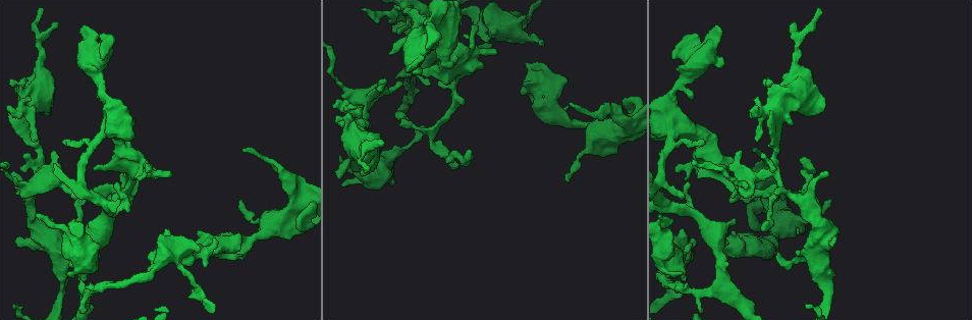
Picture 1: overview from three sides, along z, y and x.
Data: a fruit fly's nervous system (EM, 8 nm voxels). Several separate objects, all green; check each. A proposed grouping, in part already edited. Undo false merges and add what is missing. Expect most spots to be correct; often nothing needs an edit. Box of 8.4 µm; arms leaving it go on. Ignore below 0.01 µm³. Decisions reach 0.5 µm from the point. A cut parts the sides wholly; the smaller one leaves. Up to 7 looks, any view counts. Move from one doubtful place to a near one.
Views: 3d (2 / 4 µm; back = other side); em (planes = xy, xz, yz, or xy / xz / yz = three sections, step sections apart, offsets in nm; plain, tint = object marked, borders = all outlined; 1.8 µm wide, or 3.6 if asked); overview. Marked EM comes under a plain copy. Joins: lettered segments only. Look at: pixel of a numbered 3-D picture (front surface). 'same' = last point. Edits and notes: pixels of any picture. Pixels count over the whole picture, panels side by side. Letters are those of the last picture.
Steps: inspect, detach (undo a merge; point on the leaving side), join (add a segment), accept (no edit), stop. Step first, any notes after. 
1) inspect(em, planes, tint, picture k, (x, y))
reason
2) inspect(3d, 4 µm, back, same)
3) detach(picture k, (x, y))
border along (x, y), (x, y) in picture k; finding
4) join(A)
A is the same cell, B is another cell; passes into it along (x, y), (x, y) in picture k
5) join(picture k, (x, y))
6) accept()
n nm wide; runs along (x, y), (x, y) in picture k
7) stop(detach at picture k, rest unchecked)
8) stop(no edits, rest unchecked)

inspect(em, planes, borders, picture 1, (752, 151))
an open end

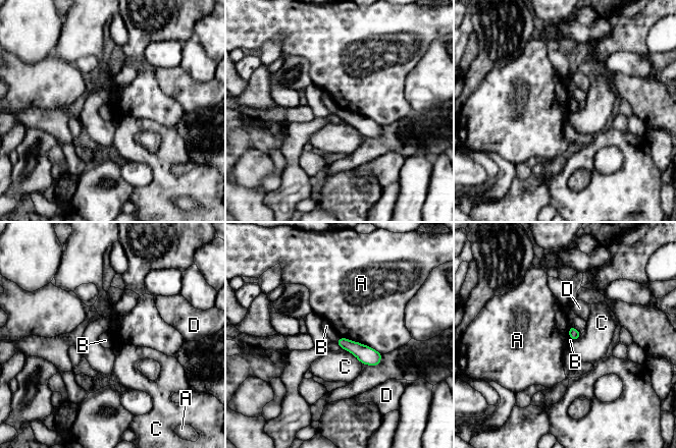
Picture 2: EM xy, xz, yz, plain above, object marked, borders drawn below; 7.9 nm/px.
join(B)
80 nm wide; B is the same cell, A, C and D are other cells; passes into it along (365, 354), (339, 339), (326, 326) in picture 2; the neuron continues

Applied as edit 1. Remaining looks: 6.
inspect(3d, 2 µm, picture 1, (698, 169))
calibre changes

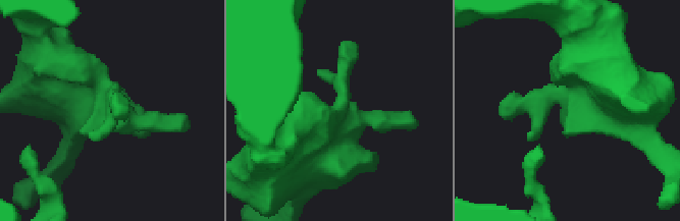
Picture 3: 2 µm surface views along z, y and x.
inspect(em, planes, borders, picture 3, (343, 104))
need the tissue

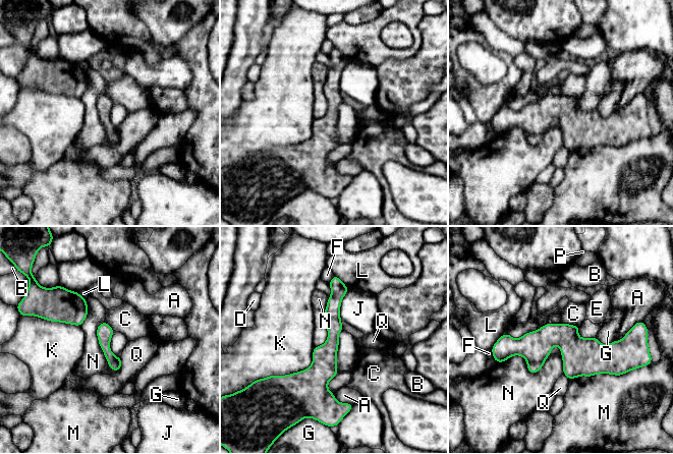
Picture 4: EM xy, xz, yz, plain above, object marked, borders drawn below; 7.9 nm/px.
accept()
A, B, C, D, E, F, G, J, K, L, M, N, P and Q are other cells; border along (329, 296), (327, 339), (315, 347) in picture 4; one neuron here

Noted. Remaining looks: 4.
inspect(3d, 4 µm, picture 1, (692, 290))
a fork

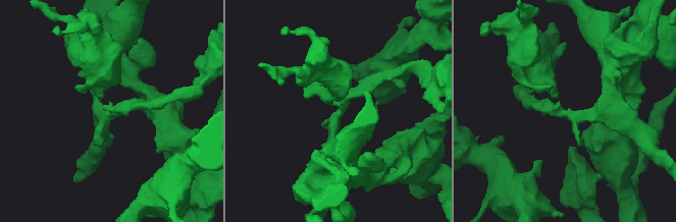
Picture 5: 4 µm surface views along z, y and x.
inspect(em, planes, tint, picture 5, (109, 112))

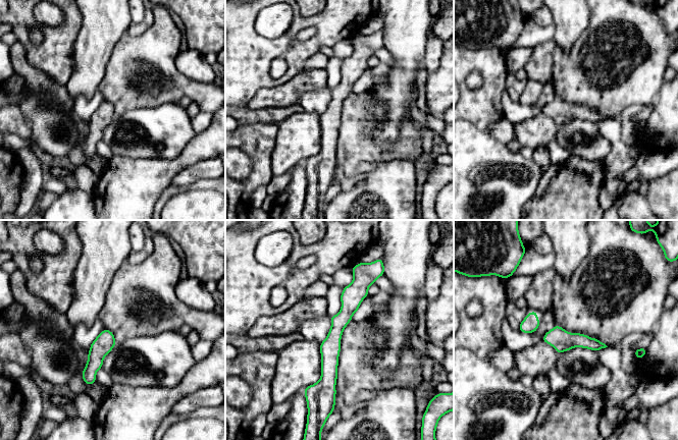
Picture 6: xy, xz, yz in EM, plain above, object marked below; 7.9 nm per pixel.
inspect(em, planes, borders, same)

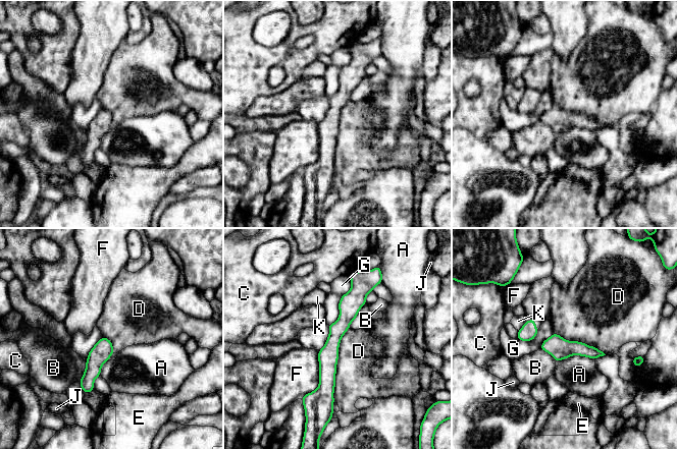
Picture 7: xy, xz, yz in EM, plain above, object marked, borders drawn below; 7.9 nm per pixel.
accept()
160 nm wide; A, B, C, D, E, F, G, J and K are other cells; runs along (356, 284), (327, 356), (326, 402) in picture 7; continuous, no second neuron

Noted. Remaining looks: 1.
stop(join at picture 2, rest unchecked)

